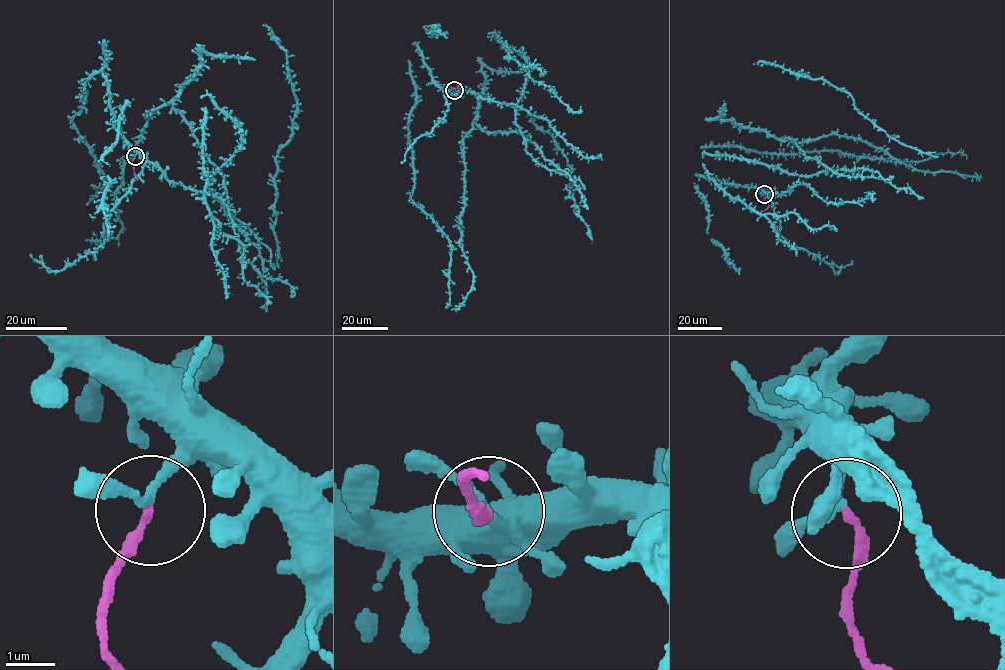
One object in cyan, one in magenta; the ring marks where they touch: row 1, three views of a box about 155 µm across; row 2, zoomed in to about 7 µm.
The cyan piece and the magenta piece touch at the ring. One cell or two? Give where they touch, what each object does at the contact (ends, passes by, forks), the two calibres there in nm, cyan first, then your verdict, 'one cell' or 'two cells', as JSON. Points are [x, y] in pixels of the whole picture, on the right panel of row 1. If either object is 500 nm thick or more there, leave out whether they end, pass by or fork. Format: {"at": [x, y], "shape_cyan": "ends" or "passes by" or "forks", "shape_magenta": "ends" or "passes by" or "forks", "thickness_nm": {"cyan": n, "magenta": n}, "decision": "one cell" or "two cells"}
{"at": [764, 194], "shape_cyan": "passes by", "shape_magenta": "ends", "thickness_nm": {"cyan": 150, "magenta": 190}, "decision": "two cells"}

